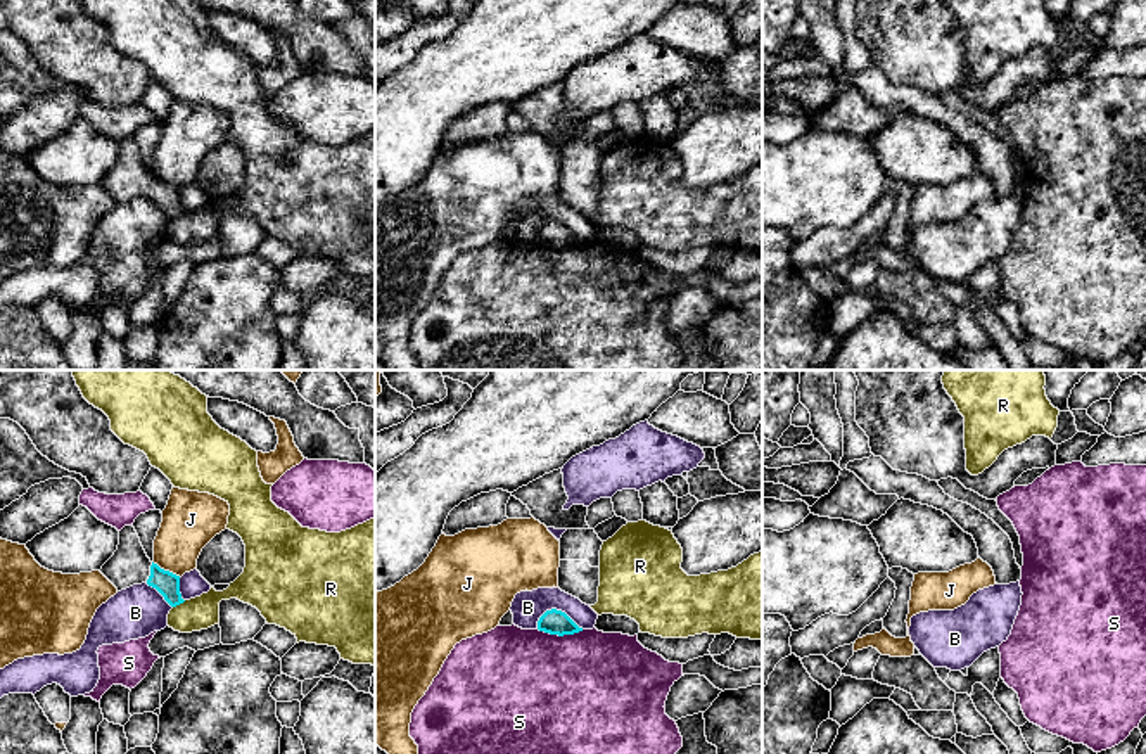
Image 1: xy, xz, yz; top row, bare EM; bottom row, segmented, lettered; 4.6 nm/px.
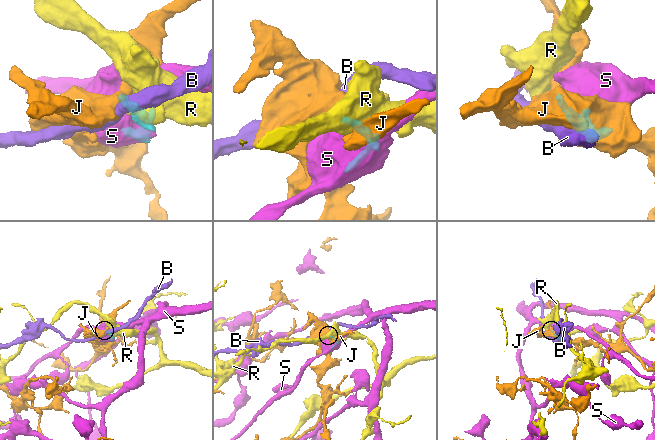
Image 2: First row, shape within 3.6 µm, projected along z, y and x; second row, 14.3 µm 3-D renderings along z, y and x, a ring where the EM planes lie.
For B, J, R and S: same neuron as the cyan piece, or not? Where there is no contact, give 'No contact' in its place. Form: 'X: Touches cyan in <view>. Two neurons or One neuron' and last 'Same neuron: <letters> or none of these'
B: Touches cyan in xz. Two neurons
J: Touches cyan in xy. Two neurons
R: Touches cyan in xy. Two neurons
S: Touches cyan in xz. Two neurons
Same neuron: none of these

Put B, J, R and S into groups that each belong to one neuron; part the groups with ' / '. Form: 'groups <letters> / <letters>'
groups B / J / R / S

